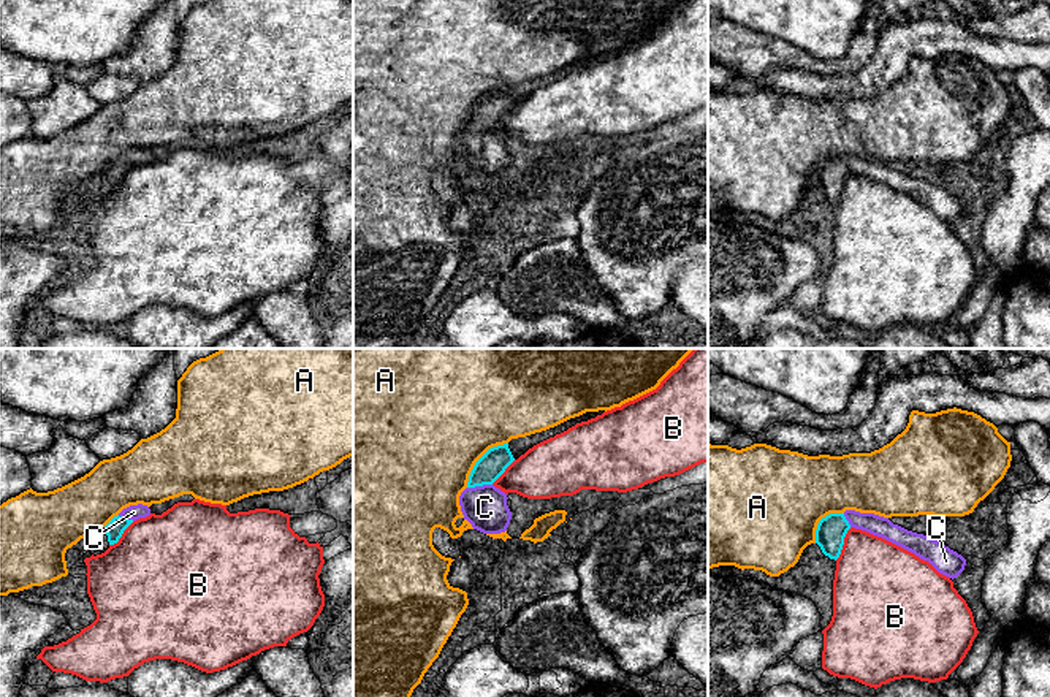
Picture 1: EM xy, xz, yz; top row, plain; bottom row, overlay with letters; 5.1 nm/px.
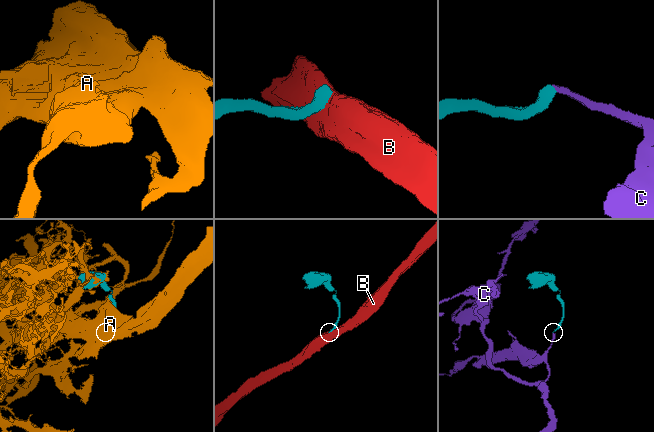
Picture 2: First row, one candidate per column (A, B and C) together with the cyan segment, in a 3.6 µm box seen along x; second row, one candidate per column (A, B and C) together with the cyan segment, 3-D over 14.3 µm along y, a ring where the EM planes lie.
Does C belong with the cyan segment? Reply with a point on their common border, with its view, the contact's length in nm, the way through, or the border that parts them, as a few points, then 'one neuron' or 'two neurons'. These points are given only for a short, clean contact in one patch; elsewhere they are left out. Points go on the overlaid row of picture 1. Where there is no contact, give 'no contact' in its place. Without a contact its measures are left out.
meets cyan in xz at (479, 485); contact 130 nm long; runs through xz (496, 460), (479, 485), (480, 501), (485, 507); one neuron

